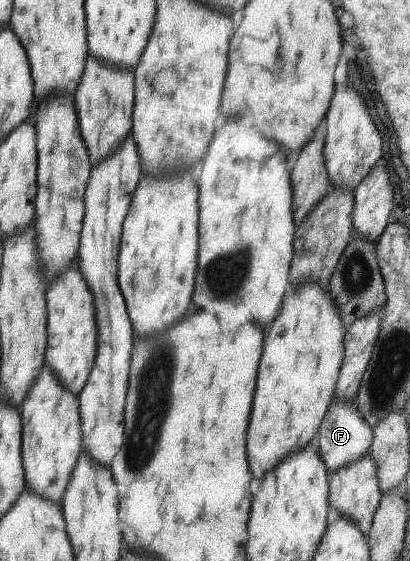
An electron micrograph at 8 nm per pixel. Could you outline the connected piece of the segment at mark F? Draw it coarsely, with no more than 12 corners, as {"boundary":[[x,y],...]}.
{"boundary":[[332,397],[314,447],[328,476],[368,454],[372,430]]}

